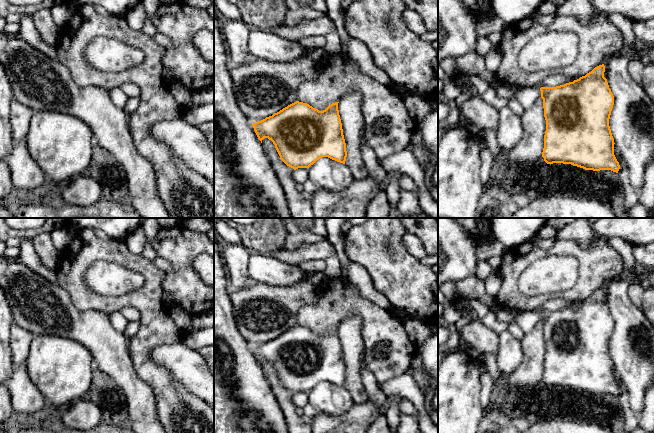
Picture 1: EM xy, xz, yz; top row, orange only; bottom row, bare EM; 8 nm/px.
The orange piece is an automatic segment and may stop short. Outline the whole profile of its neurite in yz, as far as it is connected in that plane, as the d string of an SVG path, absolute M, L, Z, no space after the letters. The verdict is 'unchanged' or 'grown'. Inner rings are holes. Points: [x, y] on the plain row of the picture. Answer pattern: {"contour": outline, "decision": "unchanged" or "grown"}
{"contour": "M602 288L564 309L517 313L516 324L525 333L530 332L538 321L543 323L546 355L542 381L547 388L571 388L585 394L611 394L618 397L620 389L614 379L615 367L609 350L614 320L604 296L605 290Z", "decision": "grown"}

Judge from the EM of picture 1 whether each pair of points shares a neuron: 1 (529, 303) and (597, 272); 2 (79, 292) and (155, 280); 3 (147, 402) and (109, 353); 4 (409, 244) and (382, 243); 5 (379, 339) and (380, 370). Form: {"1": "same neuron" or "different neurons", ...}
{"1": "same neuron", "2": "same neuron", "3": "same neuron", "4": "different neurons", "5": "same neuron"}

